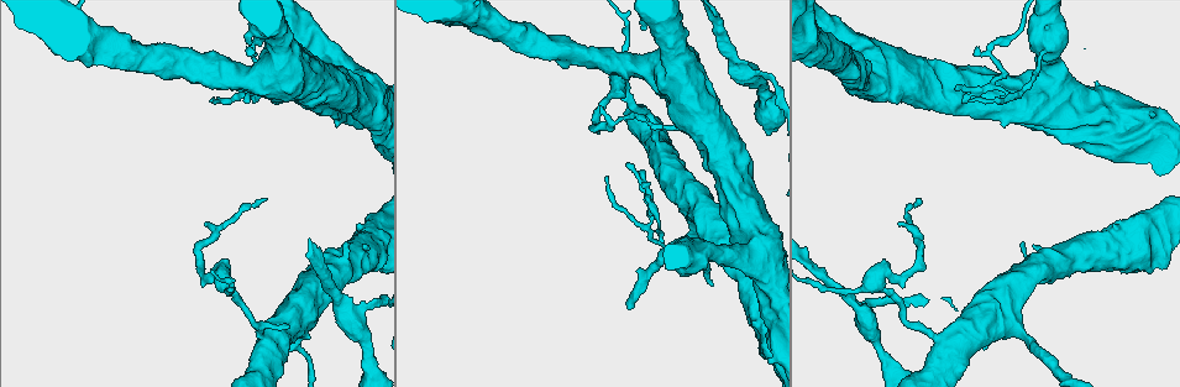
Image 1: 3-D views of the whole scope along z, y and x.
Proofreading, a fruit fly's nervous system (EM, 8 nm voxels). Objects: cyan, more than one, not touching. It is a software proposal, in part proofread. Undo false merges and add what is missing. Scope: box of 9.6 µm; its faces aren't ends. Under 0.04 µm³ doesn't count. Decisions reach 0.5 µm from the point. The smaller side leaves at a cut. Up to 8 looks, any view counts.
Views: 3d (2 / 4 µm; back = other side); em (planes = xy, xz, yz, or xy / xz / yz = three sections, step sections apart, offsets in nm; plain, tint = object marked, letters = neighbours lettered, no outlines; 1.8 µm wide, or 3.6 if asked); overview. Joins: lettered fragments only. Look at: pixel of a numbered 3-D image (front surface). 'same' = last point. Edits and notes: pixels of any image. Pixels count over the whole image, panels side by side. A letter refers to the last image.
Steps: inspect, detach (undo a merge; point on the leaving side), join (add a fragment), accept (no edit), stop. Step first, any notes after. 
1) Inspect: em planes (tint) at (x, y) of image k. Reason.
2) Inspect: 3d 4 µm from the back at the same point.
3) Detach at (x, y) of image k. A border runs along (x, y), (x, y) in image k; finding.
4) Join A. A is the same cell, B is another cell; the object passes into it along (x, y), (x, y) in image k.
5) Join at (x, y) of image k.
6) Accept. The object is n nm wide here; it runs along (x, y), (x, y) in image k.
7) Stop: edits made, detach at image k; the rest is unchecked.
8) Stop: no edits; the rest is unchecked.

Inspect: 3d 4 µm at (1007, 91) of image 1. Sharp bend.

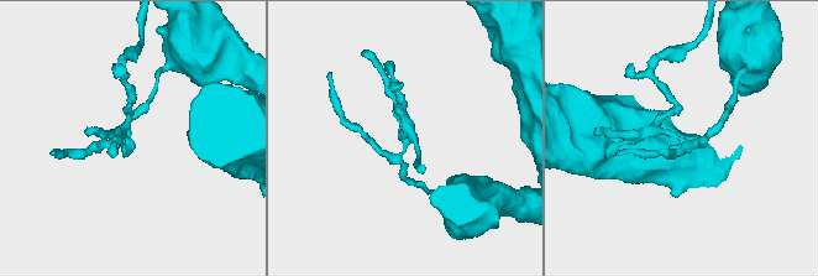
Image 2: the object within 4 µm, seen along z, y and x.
Inspect: em xy step 4 (tint) at (130, 141) of image 2. Now the EM.

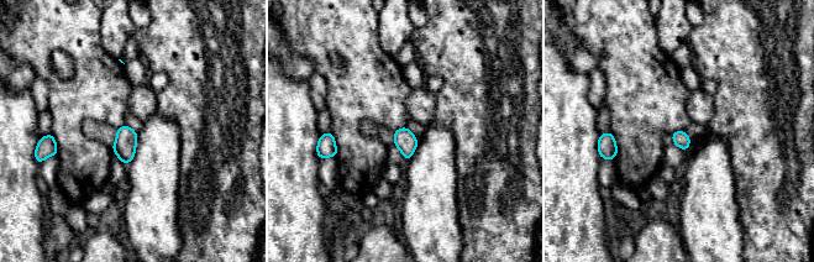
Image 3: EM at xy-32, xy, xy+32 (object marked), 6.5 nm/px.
Inspect: em planes (letters) at the same point.

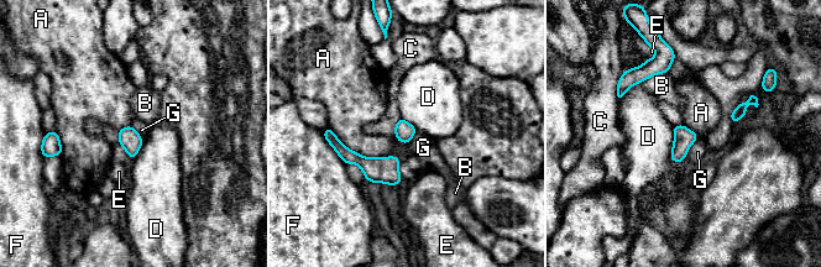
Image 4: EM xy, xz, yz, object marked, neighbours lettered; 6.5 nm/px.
Accept. The object is 120 nm wide here; A, B, C, D, E, F and G are other cells; a border runs along (700, 136), (691, 145), (683, 161) in image 4; one neuron here.

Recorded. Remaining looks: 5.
Inspect: em planes (letters) at (748, 208) of image 1. Thick turns thin.

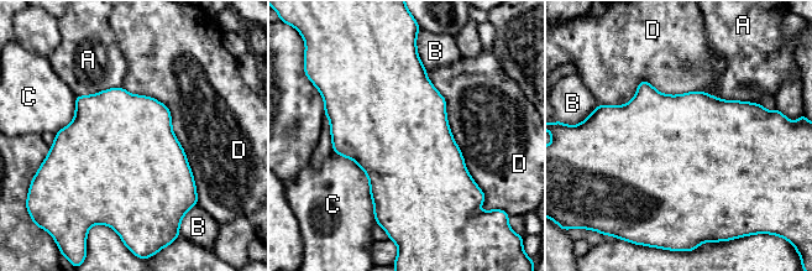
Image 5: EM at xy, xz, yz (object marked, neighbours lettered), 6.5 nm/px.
Accept. The object is 700 nm wide here; A, B, C and D are other cells; a border runs along (122, 87), (168, 109), (197, 193) in image 5; one neuron here.

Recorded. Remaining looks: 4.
Inspect: em xz step 8 (letters) at (1033, 248) of image 1. An open end.

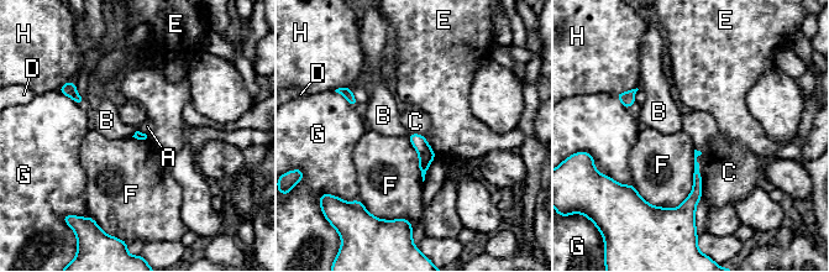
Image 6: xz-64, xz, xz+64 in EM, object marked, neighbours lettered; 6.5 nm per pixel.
Inspect: em planes (letters) at the same point. Cut it another way.

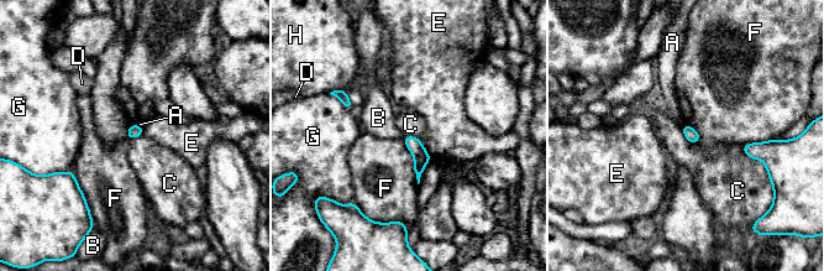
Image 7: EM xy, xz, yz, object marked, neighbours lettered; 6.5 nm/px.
Accept. A, B, C, D, E, F, G and H are other cells; a border runs along (745, 154), (759, 159), (766, 167) in image 7; none of them fits.

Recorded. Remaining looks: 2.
Stop: no edits; the rest is unchecked.

